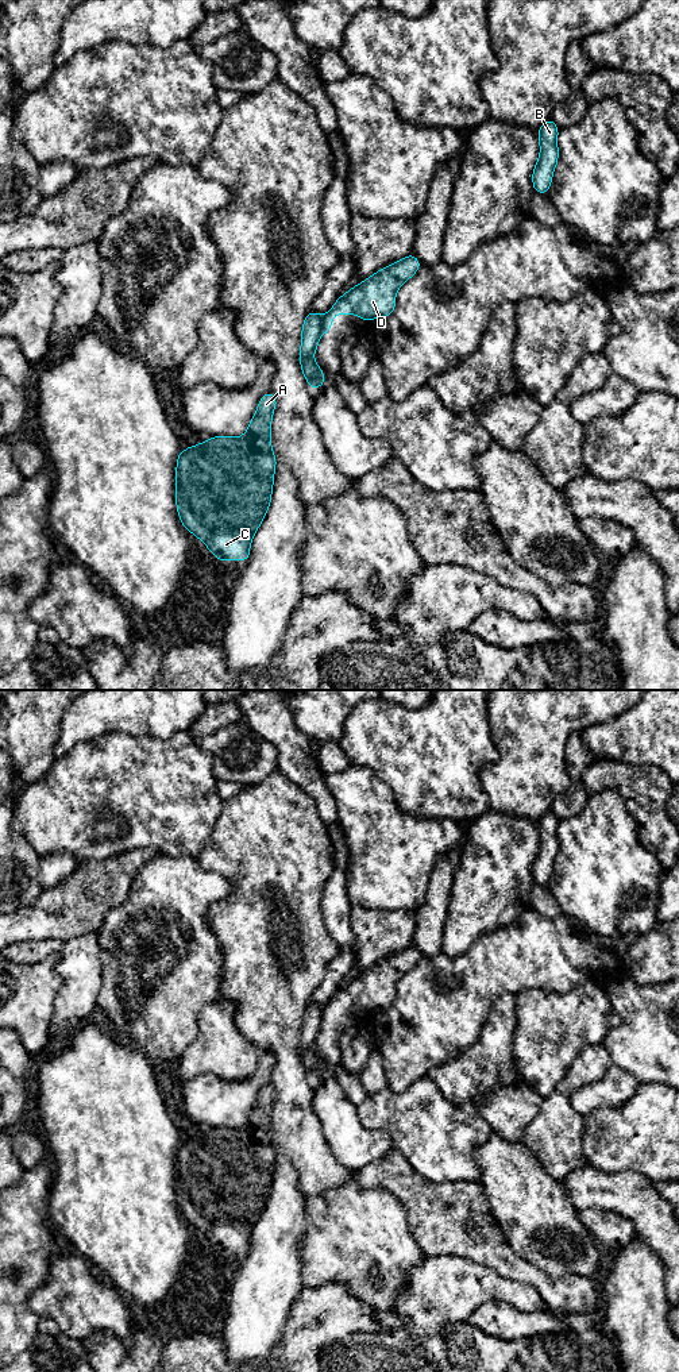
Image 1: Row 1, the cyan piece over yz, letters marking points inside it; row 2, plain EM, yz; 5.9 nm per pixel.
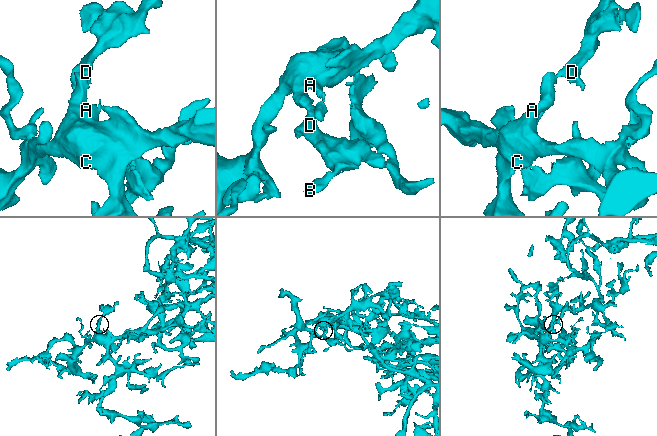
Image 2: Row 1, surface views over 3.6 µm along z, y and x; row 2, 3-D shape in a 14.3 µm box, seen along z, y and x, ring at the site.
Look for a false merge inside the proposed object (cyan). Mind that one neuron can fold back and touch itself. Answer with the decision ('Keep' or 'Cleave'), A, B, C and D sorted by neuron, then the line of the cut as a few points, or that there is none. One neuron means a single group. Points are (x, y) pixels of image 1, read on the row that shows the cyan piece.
Keep. Groups: A B C D. No split

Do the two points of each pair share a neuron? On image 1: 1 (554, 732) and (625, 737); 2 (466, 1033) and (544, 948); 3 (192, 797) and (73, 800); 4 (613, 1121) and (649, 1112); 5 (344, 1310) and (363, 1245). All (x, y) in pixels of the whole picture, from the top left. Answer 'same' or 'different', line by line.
1: different
2: same
3: same
4: same
5: different

